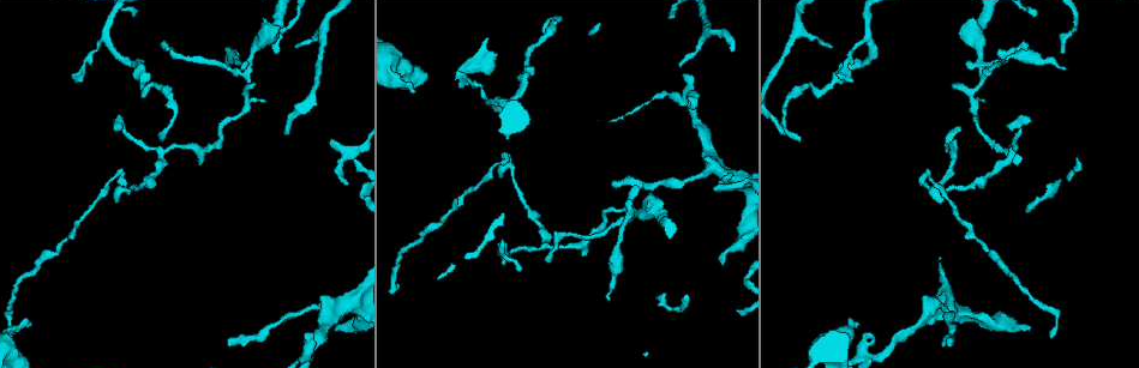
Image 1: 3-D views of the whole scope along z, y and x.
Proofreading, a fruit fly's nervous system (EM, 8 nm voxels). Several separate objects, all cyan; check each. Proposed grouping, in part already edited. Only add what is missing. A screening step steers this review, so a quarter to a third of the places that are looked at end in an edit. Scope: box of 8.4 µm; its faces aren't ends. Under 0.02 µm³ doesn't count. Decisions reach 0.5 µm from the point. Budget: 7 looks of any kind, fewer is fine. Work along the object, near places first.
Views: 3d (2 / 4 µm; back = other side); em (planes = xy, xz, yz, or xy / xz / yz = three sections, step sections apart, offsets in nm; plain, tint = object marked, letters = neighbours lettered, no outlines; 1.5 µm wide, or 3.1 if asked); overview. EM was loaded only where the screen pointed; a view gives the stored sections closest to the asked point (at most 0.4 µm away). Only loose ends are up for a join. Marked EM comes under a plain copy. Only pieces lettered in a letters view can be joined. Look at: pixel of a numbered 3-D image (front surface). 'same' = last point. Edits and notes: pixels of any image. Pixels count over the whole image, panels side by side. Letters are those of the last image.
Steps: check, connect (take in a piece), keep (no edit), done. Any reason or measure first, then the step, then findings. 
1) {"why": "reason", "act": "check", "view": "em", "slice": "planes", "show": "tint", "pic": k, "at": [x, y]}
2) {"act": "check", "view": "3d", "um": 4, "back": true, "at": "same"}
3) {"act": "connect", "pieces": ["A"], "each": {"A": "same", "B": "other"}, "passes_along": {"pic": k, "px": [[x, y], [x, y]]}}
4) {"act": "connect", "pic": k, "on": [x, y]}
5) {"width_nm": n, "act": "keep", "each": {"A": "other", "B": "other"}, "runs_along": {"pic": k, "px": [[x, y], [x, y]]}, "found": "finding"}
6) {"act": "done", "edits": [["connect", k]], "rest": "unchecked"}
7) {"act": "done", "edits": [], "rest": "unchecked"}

{"why": "free end", "act": "check", "view": "3d", "um": 2, "pic": 1, "at": [118, 119]}

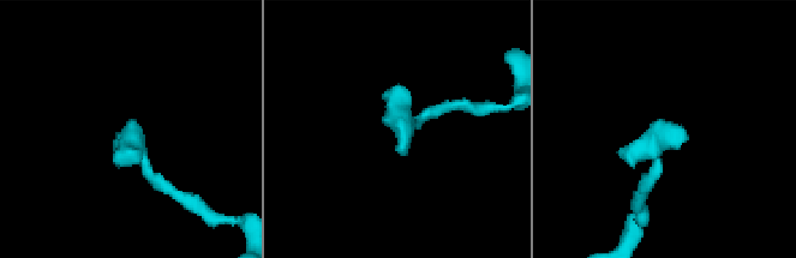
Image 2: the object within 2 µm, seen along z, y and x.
{"why": "shape alone is not enough", "act": "check", "view": "em", "slice": "yz", "step": 4, "show": "letters", "pic": 2, "at": [136, 140]}

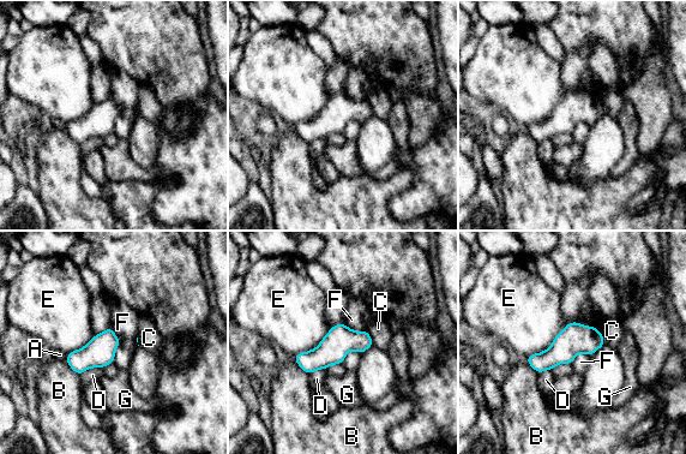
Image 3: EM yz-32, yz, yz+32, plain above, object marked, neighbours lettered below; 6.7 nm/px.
{"why": "cut it another way", "act": "check", "view": "em", "slice": "xz", "step": 8, "show": "letters", "at": "same"}

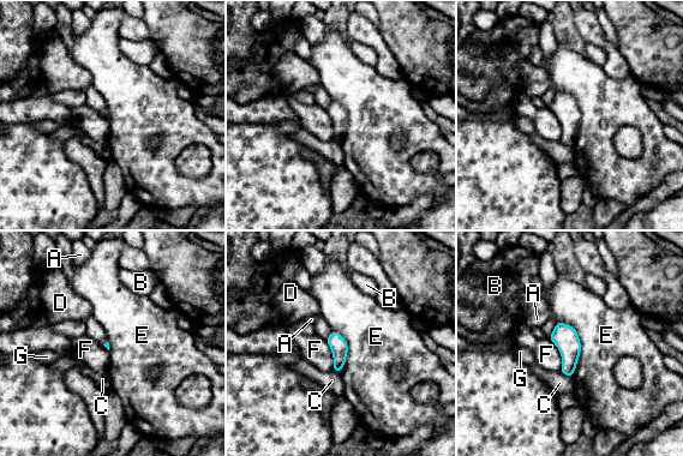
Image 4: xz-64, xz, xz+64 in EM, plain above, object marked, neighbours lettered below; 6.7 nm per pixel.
{"act": "keep", "each": {"A": "other", "B": "other", "C": "other", "D": "other", "E": "other", "F": "other", "G": "other"}, "border": {"pic": 4, "px": [[547, 336], [561, 355], [559, 370]]}, "found": "none of them fits"}

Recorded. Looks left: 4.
{"why": "thin end", "act": "check", "view": "em", "slice": "yz", "step": 4, "show": "letters", "pic": 1, "at": [613, 182]}

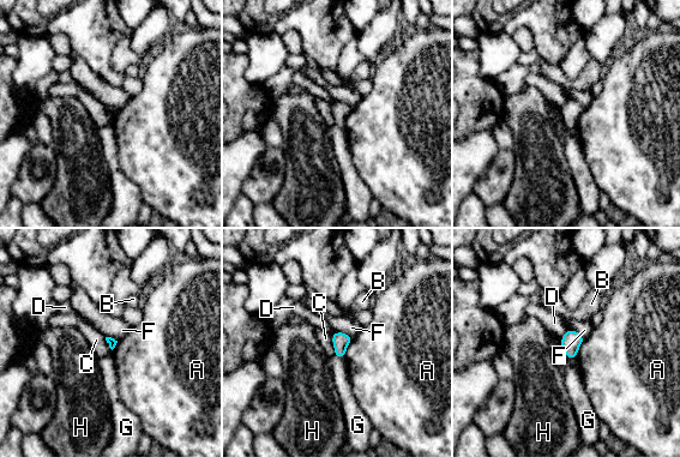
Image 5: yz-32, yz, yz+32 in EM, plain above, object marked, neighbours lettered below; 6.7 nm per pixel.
{"why": "cut it another way", "act": "check", "view": "em", "slice": "planes", "show": "letters", "at": "same"}

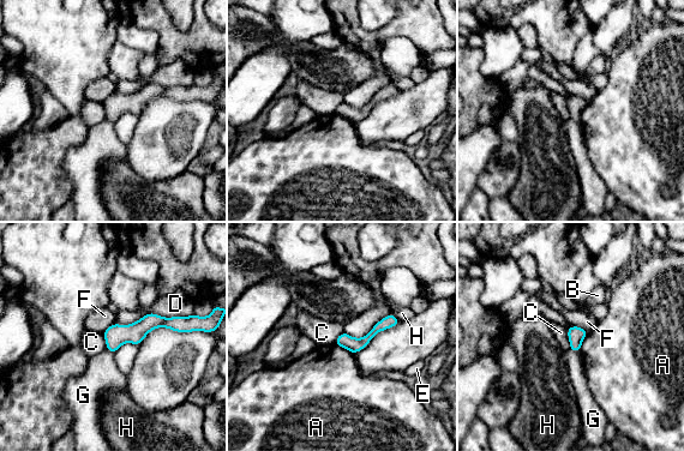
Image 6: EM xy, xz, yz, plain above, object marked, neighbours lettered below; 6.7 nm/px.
{"act": "keep", "each": {"A": "other", "B": "other", "C": "other", "D": "other", "E": "other", "F": "other", "G": "other", "H": "other"}, "runs_along": {"pic": 6, "px": [[182, 324], [146, 323], [109, 347]]}, "found": "none of them fits"}

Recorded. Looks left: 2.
{"act": "done", "edits": [], "rest": "unchecked"}

